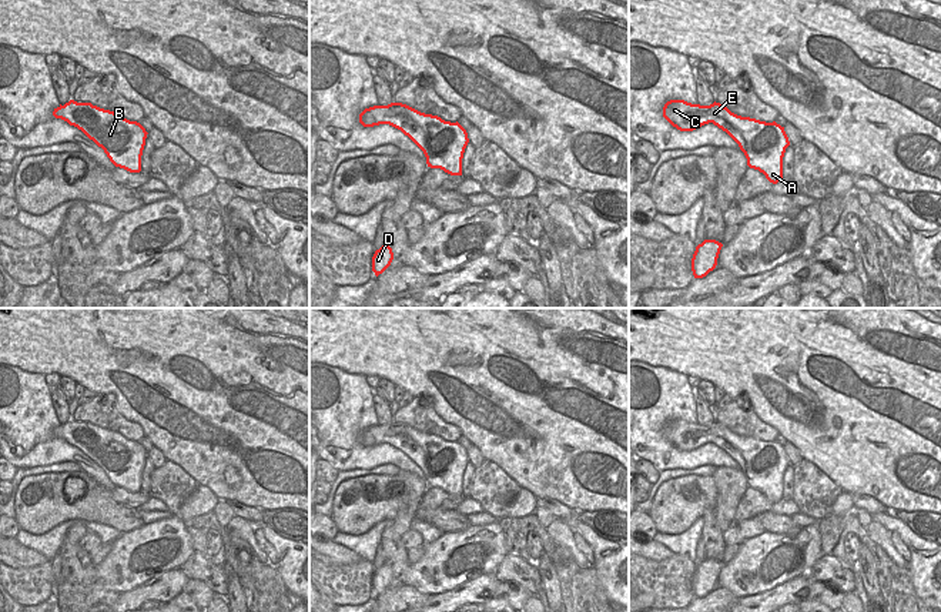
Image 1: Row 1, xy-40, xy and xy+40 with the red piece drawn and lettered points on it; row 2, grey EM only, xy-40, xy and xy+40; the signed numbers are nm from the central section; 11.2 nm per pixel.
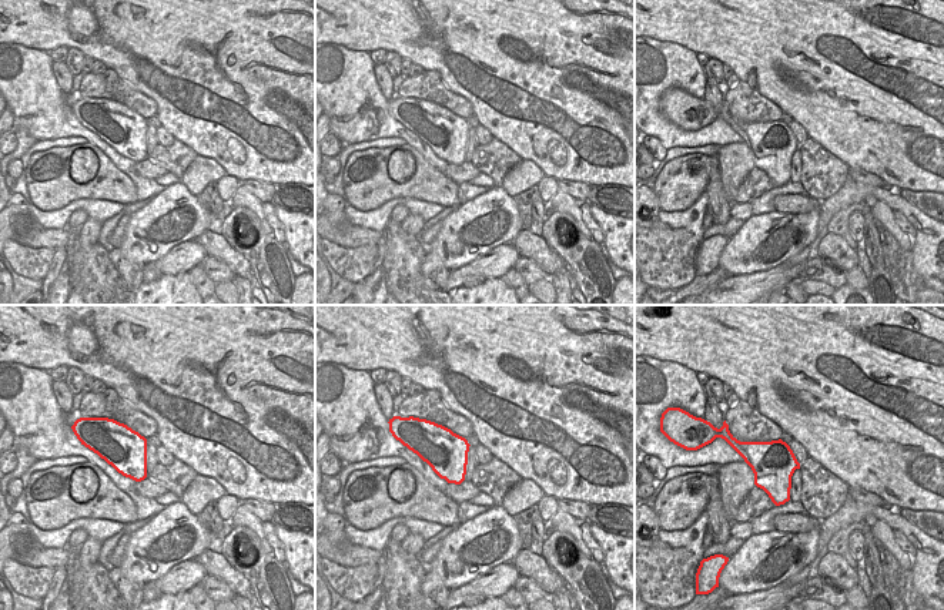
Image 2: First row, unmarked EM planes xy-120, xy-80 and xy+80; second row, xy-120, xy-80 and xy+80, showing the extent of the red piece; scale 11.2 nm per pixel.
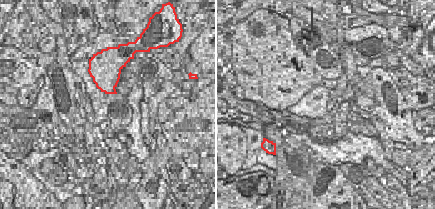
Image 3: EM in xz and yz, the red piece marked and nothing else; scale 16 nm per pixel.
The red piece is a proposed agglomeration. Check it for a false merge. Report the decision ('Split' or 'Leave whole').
Leave whole.

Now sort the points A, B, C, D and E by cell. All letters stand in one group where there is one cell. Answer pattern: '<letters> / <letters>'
A B C D E

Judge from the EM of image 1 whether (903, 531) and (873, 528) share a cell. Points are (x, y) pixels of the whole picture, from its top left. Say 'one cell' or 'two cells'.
two cells

